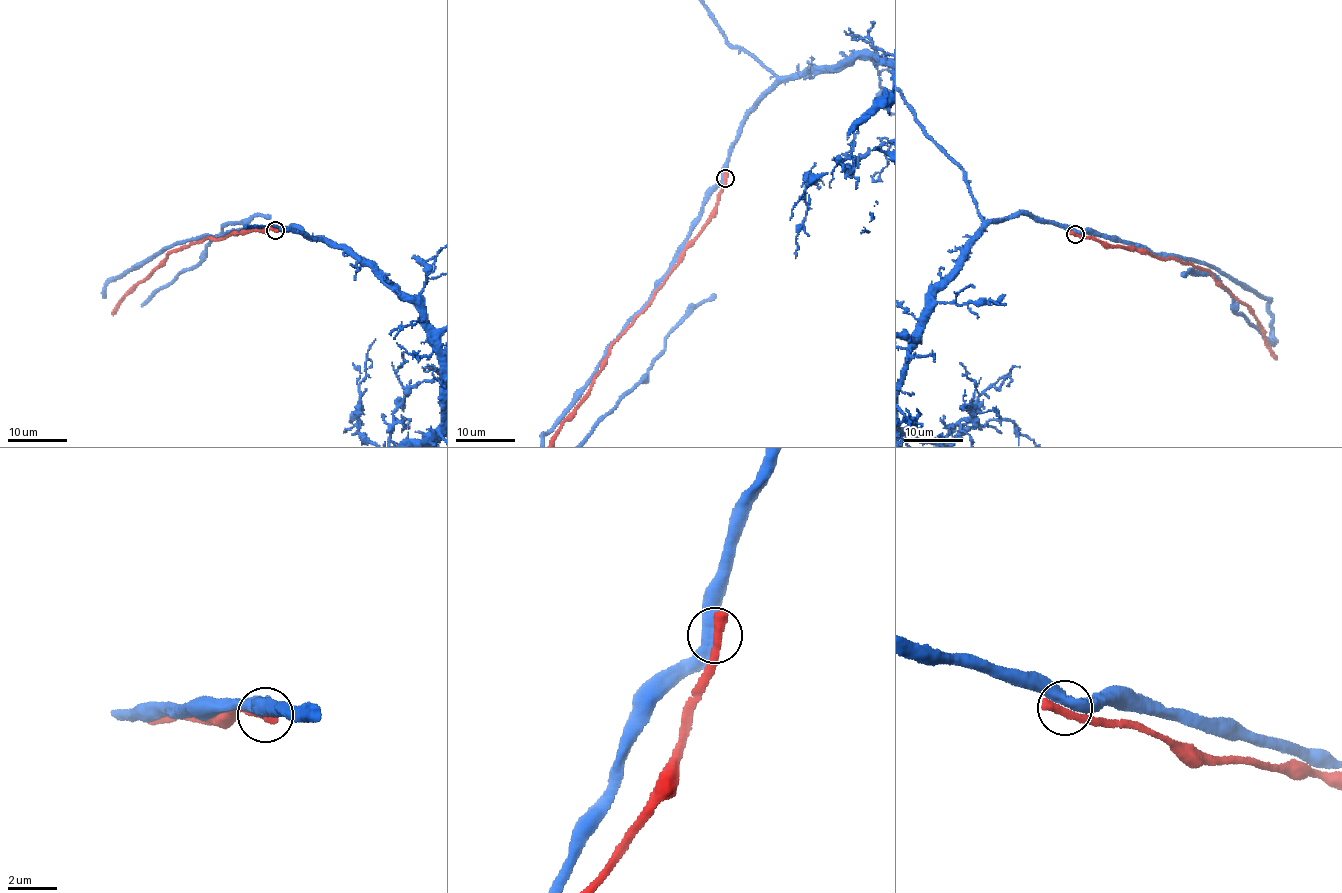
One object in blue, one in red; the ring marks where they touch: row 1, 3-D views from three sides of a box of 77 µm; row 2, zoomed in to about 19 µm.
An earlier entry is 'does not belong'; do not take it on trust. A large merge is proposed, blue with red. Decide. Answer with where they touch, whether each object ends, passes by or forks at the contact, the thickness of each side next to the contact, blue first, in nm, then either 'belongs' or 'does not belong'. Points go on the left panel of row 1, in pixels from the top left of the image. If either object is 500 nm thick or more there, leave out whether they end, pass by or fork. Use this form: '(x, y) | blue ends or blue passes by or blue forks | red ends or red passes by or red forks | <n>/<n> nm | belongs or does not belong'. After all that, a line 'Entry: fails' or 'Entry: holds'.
(275, 230) | 500/460 nm | does not belong
Entry: holds

